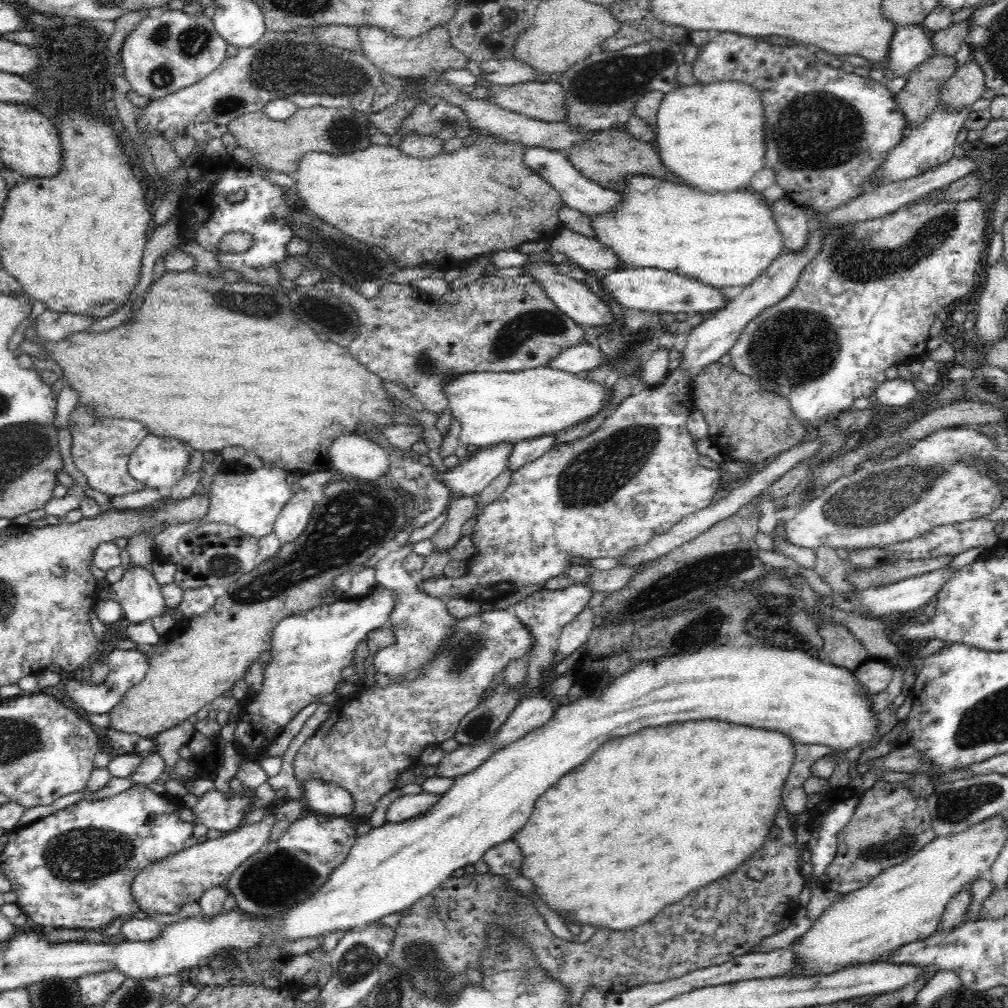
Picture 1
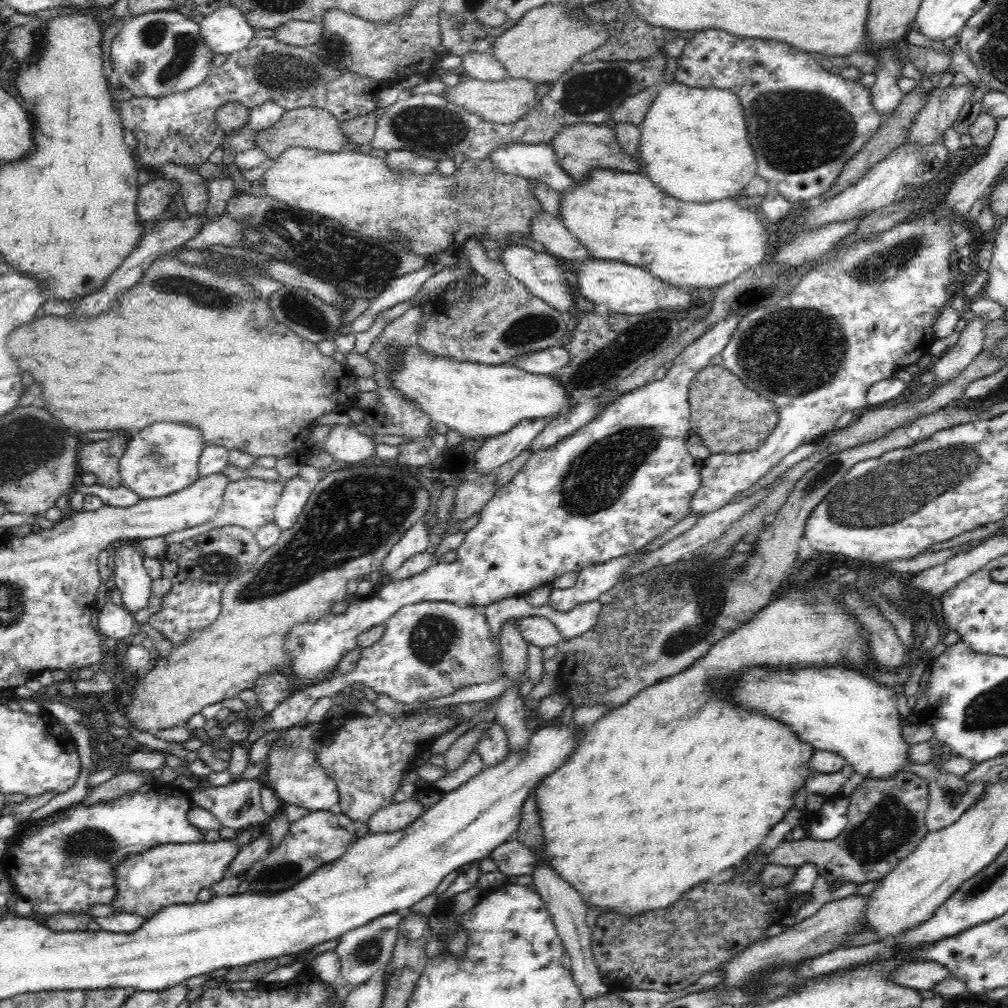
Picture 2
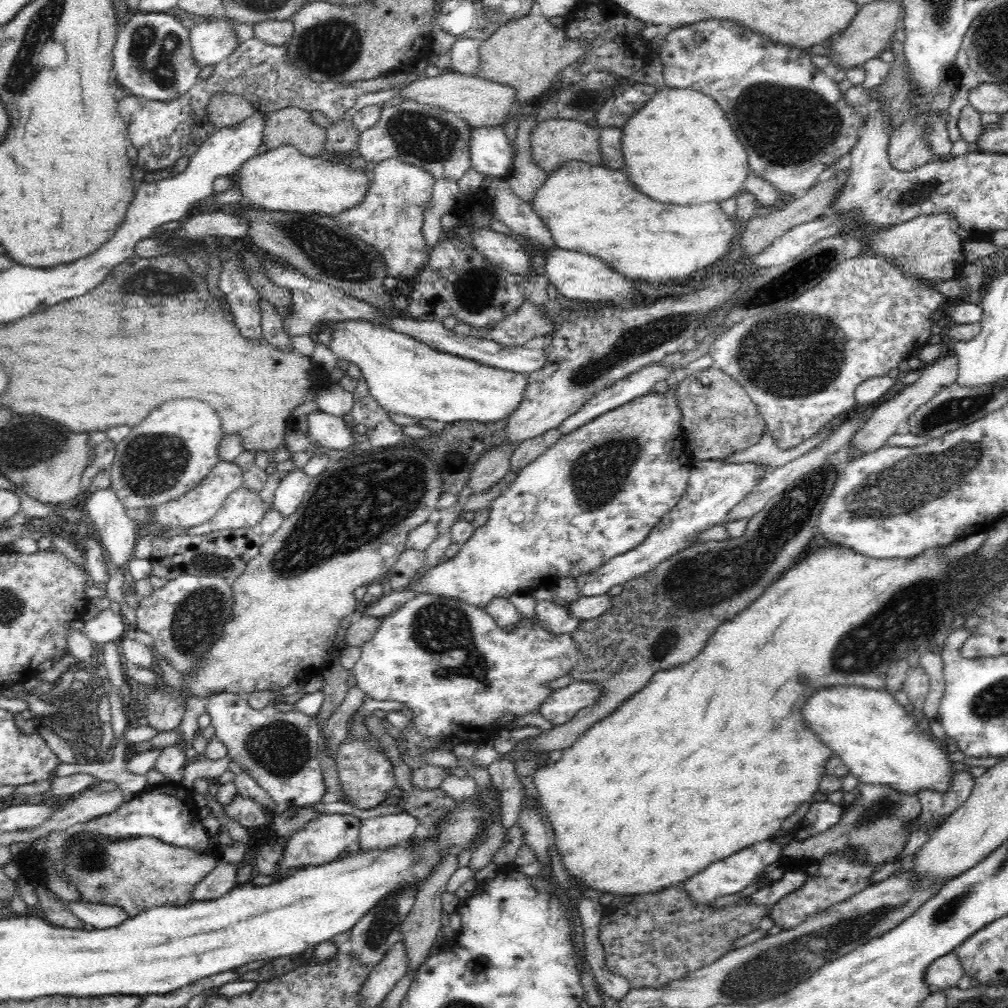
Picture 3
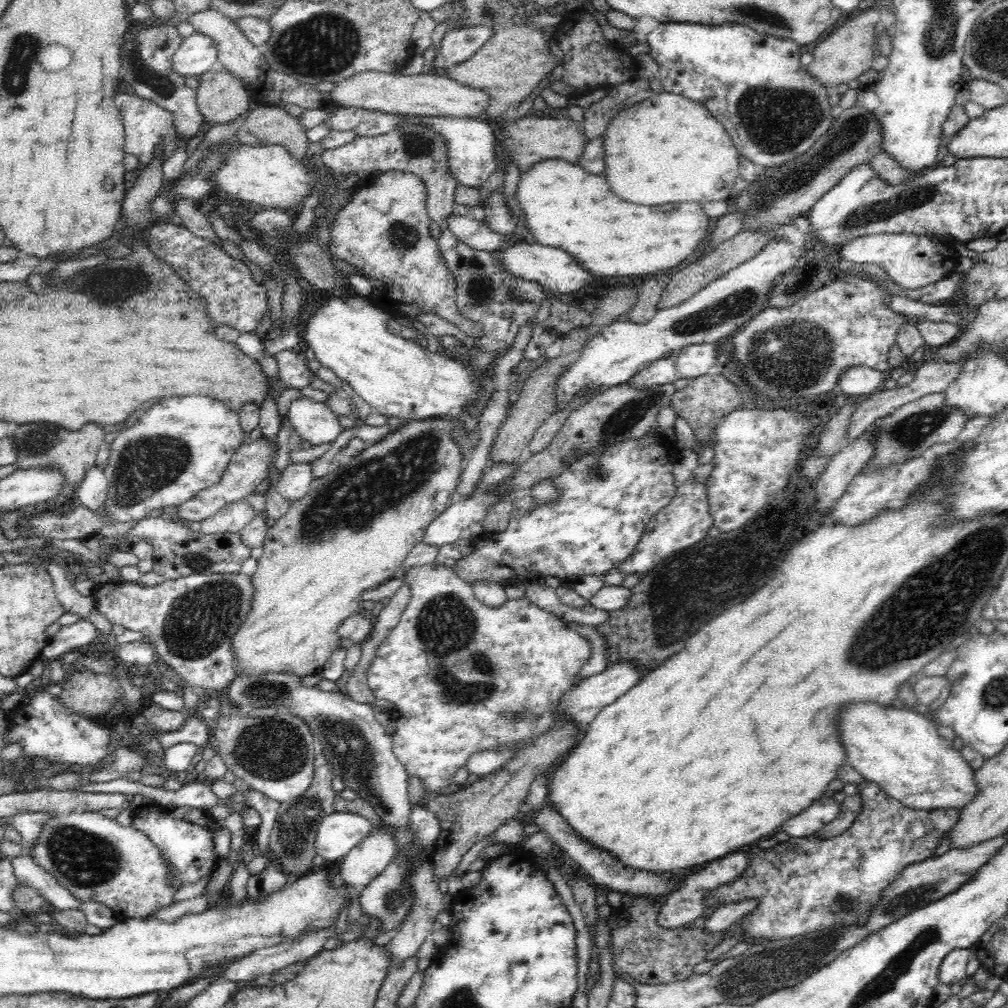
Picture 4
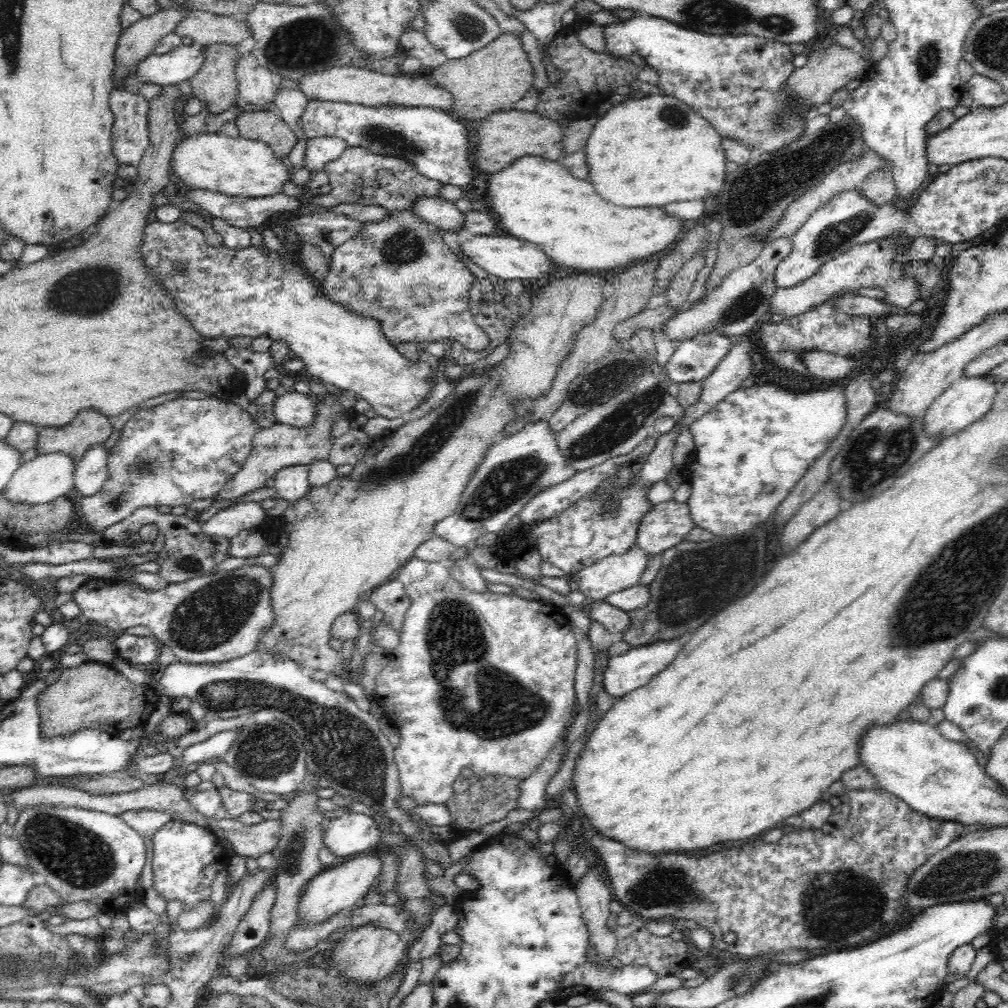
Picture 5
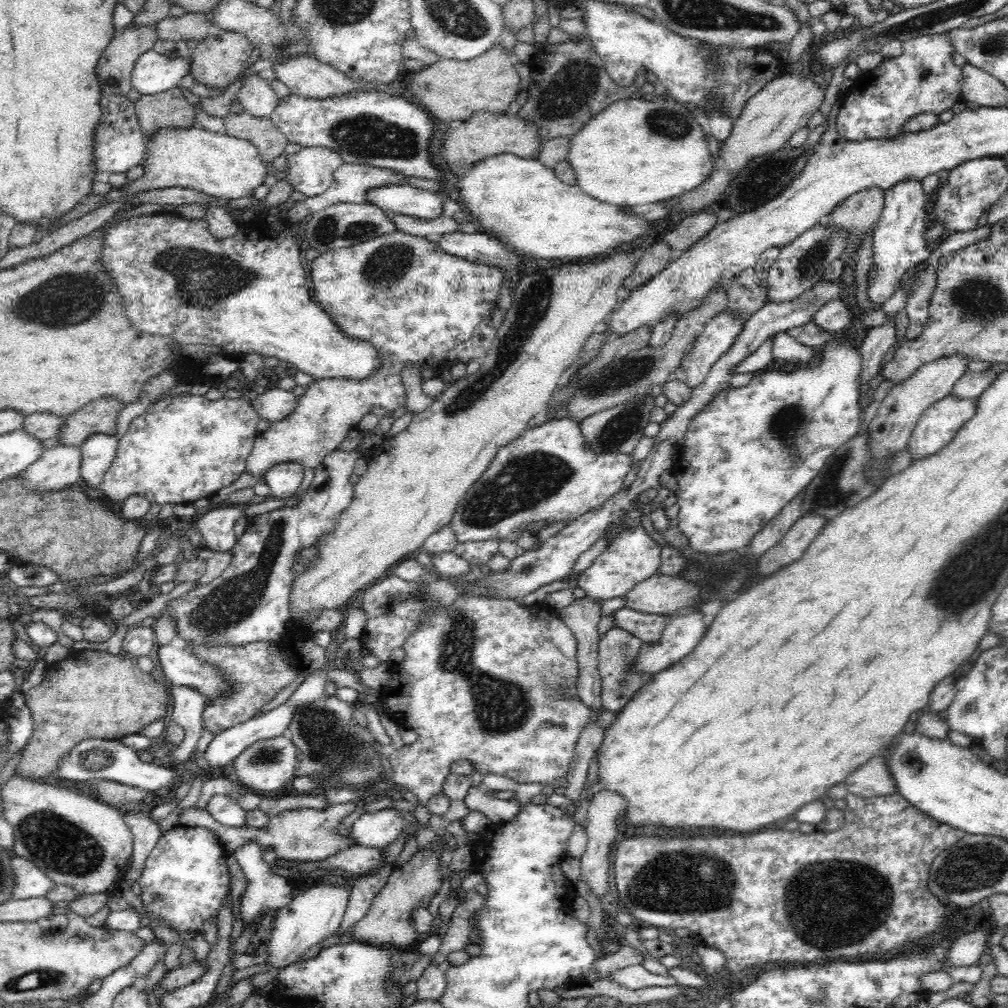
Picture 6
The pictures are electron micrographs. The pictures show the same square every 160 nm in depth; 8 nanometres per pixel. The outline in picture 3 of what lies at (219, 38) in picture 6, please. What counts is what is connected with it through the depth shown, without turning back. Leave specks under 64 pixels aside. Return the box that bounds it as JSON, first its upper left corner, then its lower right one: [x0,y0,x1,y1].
[207,90,325,157]

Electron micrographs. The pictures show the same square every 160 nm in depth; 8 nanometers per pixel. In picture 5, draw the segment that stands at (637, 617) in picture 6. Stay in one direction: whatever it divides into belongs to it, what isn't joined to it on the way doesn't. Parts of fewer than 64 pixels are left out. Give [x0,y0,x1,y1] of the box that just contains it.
[585,599,632,637]

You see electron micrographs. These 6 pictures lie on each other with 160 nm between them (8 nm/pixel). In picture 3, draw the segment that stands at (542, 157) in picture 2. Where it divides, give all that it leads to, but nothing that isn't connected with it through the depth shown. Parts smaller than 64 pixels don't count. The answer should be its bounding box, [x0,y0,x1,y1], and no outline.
[468,125,515,178]

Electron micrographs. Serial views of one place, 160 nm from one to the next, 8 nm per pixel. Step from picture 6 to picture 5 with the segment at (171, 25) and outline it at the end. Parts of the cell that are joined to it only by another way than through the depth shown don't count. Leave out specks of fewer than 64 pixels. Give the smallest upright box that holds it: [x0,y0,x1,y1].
[173,9,252,47]

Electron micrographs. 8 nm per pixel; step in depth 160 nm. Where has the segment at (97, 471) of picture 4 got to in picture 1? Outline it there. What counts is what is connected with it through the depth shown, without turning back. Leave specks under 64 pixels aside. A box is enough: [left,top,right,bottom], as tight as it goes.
[110,565,181,624]

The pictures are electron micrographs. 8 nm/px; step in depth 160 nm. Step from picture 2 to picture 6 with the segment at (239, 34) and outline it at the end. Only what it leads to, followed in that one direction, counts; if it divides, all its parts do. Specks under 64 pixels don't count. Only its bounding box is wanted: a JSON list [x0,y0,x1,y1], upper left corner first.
[131,48,189,96]

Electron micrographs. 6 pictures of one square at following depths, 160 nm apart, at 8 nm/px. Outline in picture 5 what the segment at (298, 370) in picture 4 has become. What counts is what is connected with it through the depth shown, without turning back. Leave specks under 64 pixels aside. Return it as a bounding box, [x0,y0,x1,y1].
[138,216,432,420]

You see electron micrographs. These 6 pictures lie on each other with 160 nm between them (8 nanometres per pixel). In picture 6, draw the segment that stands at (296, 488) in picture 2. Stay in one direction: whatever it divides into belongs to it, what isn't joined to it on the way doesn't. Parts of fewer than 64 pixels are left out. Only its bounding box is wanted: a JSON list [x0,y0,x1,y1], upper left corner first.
[262,460,304,498]

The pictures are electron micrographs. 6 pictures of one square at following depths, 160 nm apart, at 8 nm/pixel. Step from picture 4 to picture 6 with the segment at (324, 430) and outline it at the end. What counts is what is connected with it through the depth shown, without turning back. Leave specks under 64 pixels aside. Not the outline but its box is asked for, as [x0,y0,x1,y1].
[251,387,298,423]

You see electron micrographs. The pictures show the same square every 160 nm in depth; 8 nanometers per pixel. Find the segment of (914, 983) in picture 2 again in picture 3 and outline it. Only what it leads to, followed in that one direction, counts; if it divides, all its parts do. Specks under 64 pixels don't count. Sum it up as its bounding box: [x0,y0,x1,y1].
[925,951,964,989]

